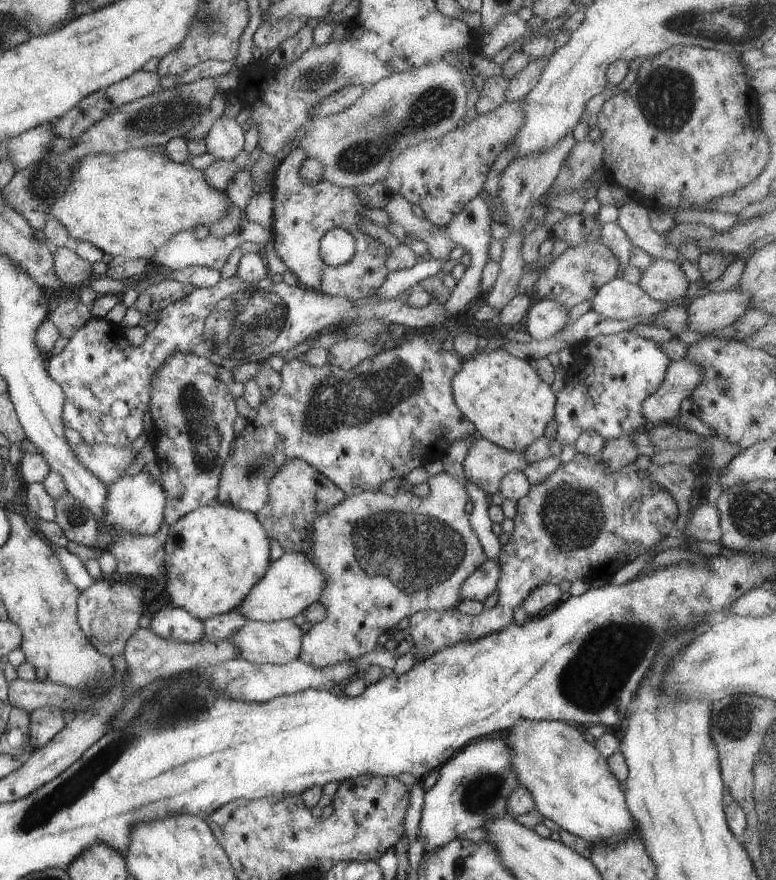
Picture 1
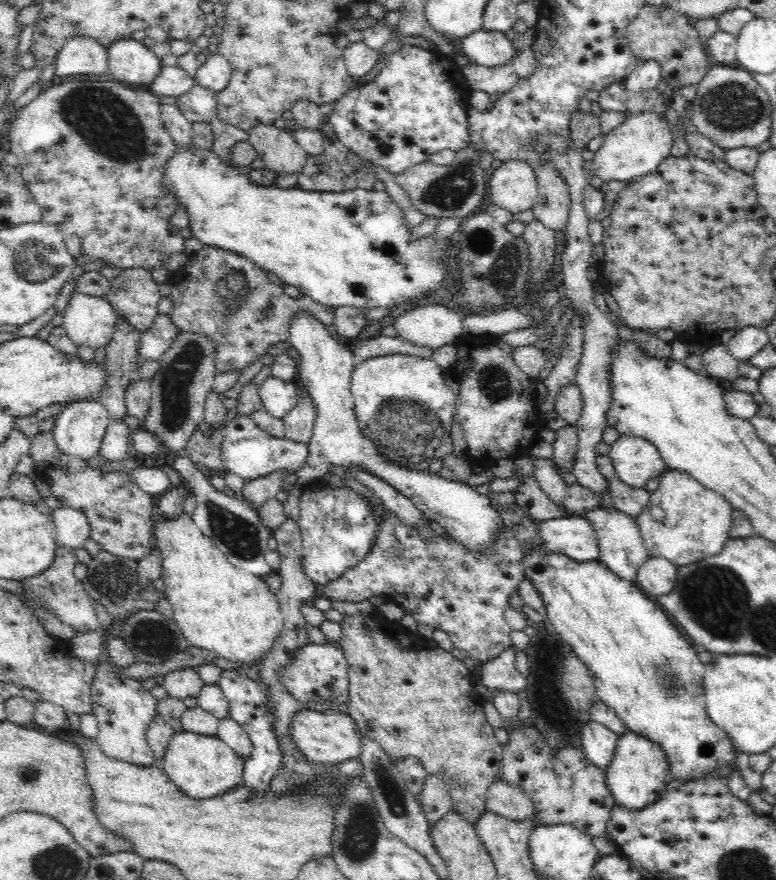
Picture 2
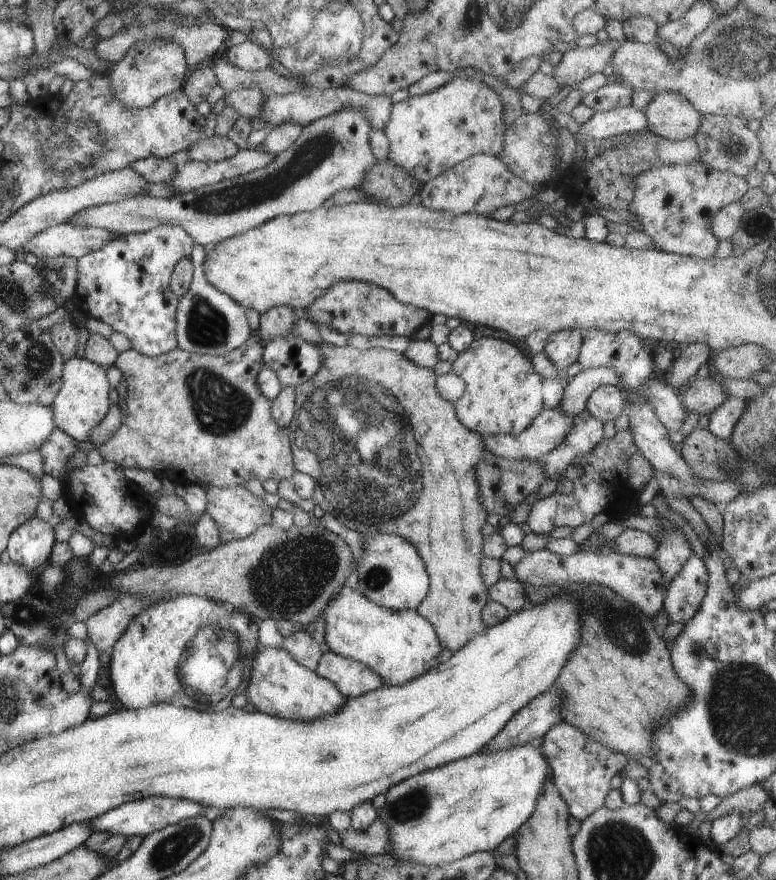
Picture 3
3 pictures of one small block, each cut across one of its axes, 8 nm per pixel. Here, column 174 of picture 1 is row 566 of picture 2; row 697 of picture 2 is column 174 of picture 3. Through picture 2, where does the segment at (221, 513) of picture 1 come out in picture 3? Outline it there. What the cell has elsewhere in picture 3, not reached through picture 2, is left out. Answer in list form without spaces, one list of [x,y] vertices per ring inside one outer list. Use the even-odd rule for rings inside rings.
[[[186,594],[170,599],[160,599],[155,604],[147,606],[145,610],[141,610],[139,614],[135,614],[135,618],[125,627],[117,642],[113,643],[108,675],[115,698],[117,698],[116,702],[129,710],[137,710],[140,707],[153,705],[154,703],[167,703],[176,707],[209,712],[217,712],[229,707],[235,689],[226,692],[216,704],[204,703],[185,695],[178,668],[184,656],[187,656],[189,664],[193,660],[193,664],[201,664],[201,668],[203,668],[203,664],[205,664],[203,660],[207,660],[203,652],[209,652],[209,658],[213,658],[213,660],[219,658],[219,662],[221,662],[219,666],[227,666],[231,670],[235,668],[235,678],[231,678],[231,684],[237,686],[239,676],[243,672],[243,656],[241,654],[253,655],[257,647],[260,646],[257,641],[257,627],[258,622],[251,615],[241,614],[224,603],[215,602],[210,598]]]

